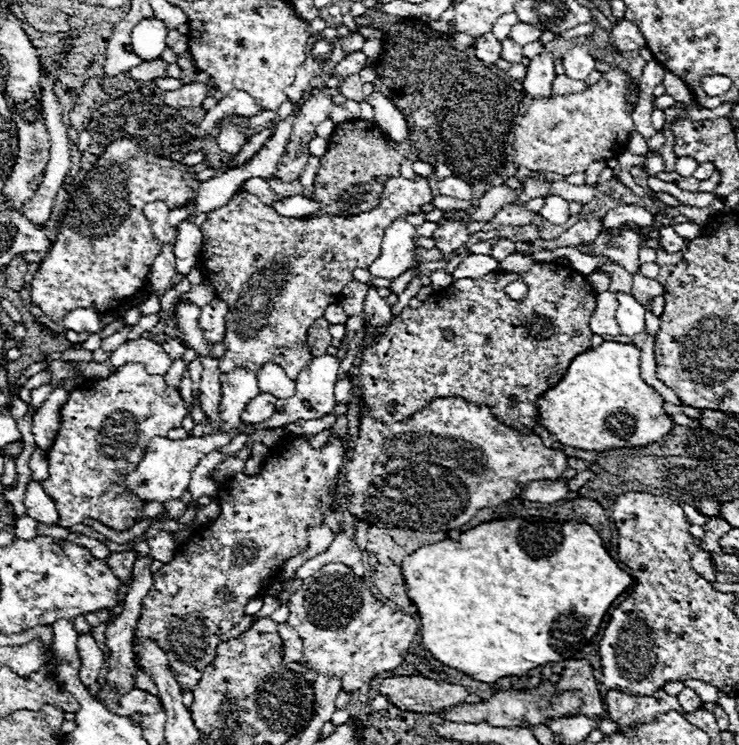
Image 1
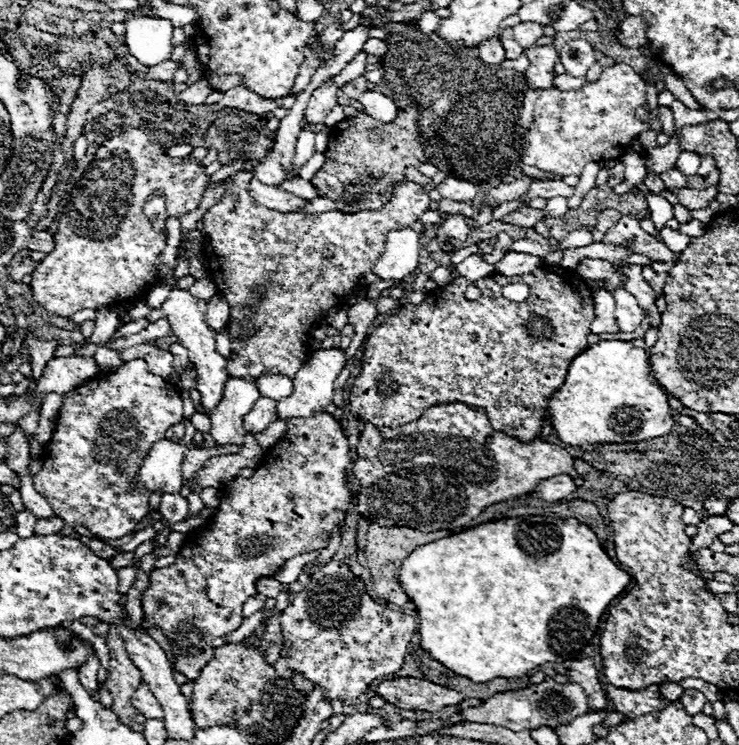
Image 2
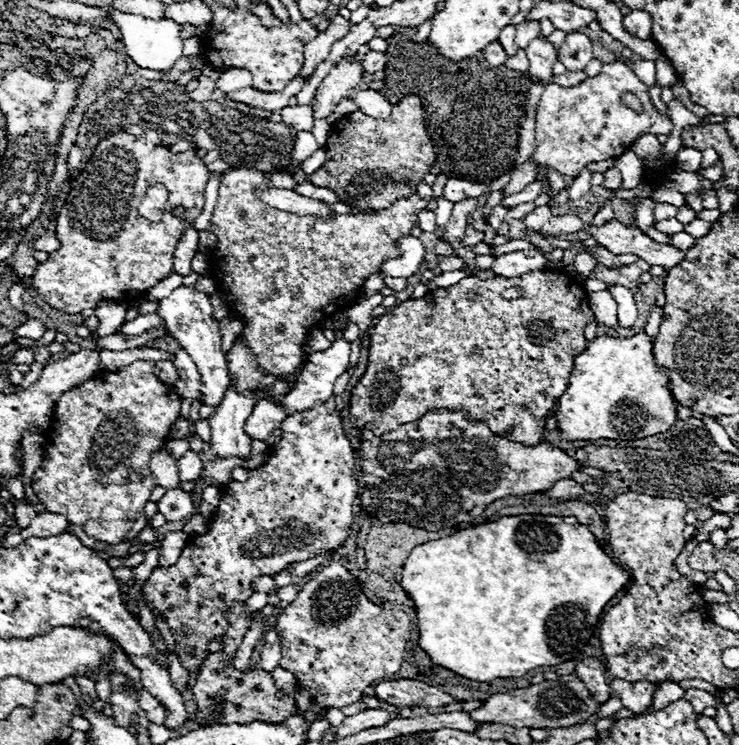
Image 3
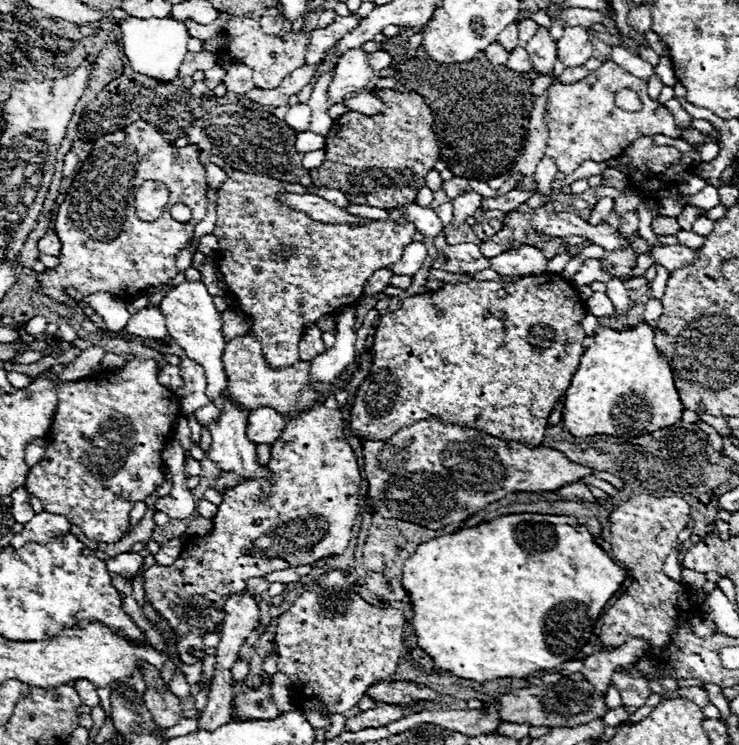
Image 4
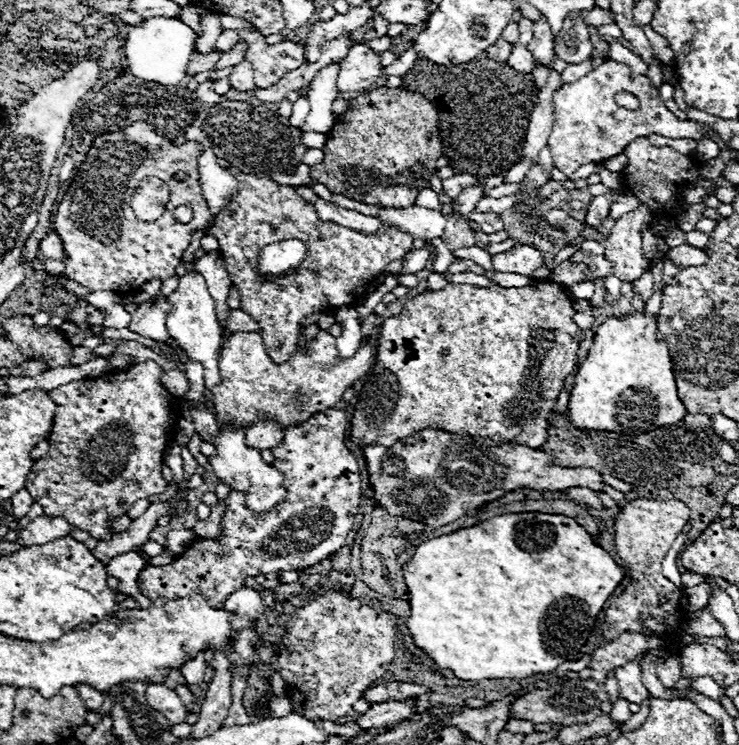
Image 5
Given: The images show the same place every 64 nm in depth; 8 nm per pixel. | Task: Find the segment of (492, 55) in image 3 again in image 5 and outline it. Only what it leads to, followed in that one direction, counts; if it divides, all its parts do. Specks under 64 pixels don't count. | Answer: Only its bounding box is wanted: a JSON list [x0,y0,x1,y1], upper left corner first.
[486,38,512,62]

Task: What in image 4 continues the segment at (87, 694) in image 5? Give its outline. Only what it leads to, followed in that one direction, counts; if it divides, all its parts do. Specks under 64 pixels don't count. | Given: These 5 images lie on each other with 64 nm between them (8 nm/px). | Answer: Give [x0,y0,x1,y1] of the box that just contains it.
[72,680,100,708]

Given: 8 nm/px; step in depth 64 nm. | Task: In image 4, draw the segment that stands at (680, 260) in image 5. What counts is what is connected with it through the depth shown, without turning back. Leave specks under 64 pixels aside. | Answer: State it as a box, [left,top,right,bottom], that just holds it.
[652,246,698,270]

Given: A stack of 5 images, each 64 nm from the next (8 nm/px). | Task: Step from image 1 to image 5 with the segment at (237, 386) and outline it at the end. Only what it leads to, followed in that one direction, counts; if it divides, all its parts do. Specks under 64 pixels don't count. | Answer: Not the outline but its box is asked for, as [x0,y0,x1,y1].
[208,430,286,514]

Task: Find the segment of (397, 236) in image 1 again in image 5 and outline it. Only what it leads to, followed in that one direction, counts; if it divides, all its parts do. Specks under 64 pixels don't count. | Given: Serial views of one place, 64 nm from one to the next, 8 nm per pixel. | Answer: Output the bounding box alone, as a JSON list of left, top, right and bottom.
[400,248,430,274]

